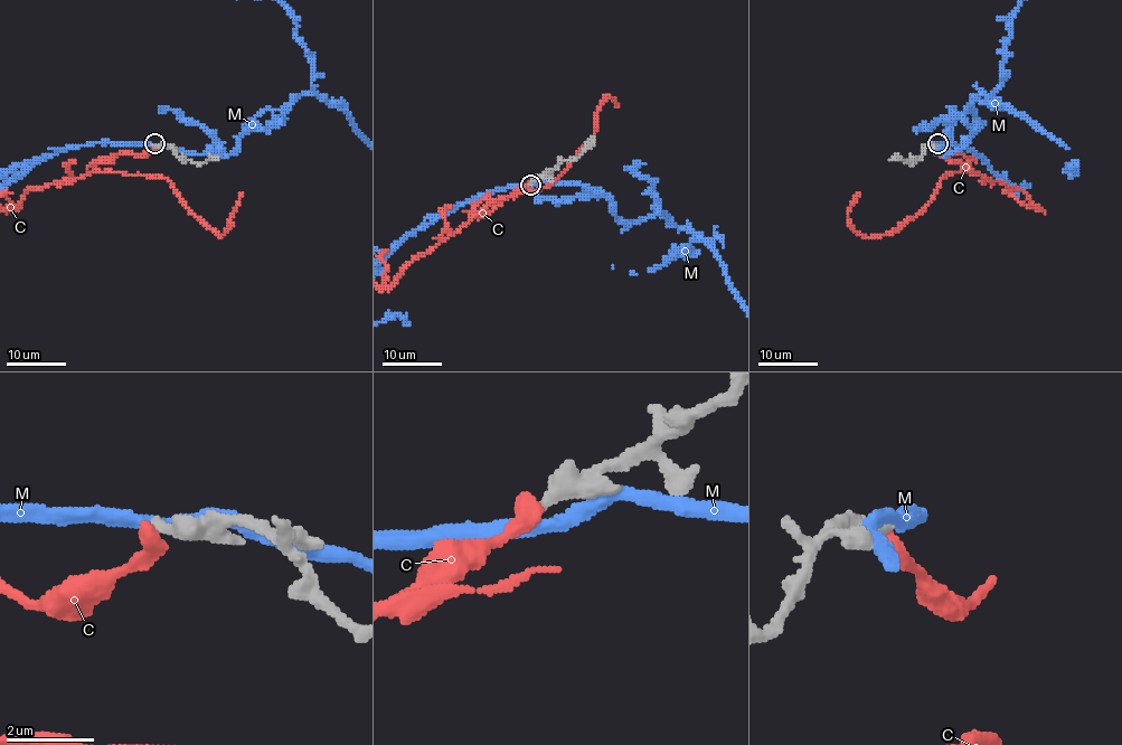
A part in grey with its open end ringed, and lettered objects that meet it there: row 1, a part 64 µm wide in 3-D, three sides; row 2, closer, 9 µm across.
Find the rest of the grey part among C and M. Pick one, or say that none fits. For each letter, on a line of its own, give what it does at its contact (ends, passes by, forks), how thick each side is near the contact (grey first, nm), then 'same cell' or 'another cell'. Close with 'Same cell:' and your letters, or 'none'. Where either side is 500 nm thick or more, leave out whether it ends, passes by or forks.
C: it ends; calibres 360 and 440 nm; another cell
M: it passes by; calibres 280 and 320 nm; another cell
Same cell: none

